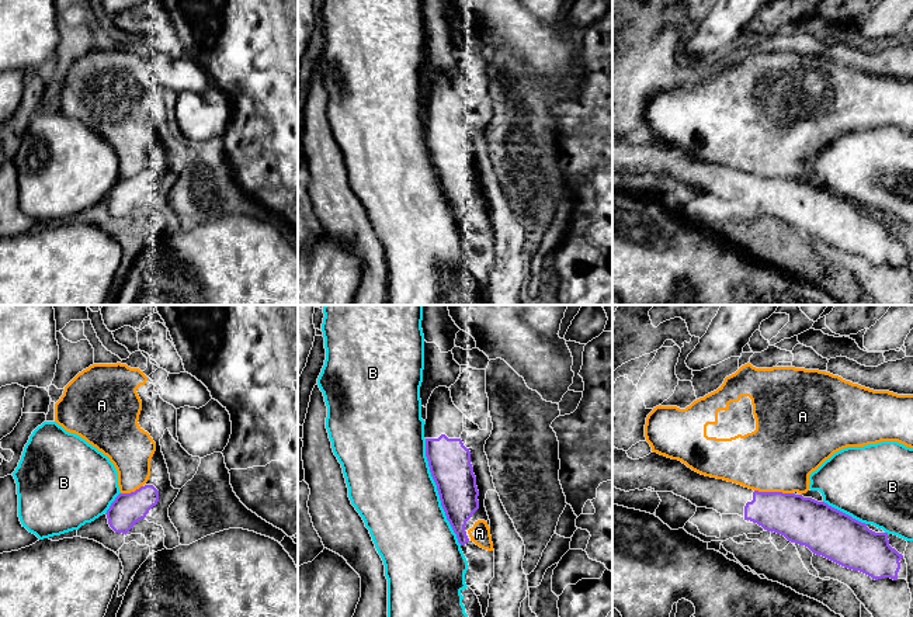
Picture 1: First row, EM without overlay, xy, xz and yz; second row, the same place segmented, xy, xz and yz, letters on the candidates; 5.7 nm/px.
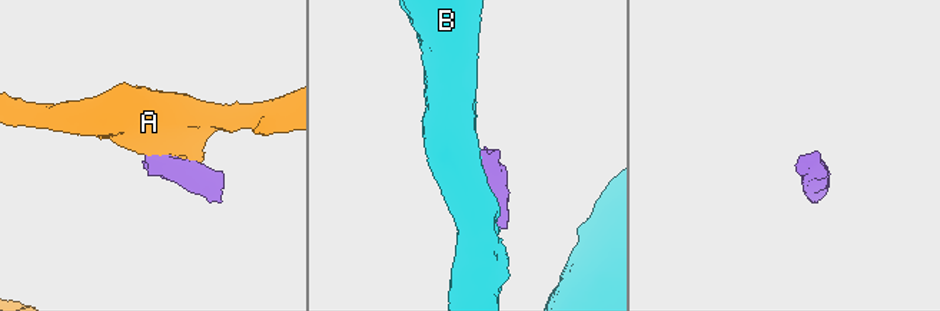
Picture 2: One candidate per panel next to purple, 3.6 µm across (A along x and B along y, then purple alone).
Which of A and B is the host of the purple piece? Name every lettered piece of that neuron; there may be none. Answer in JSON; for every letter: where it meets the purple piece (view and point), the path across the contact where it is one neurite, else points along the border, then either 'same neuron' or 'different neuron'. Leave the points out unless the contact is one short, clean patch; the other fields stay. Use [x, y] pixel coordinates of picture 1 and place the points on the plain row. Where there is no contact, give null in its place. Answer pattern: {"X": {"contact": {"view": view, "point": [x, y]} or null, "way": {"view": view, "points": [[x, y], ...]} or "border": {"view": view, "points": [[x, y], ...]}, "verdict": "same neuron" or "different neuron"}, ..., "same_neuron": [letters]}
{"A": {"contact": {"view": "yz", "point": [774, 177]}, "verdict": "different neuron"}, "B": {"contact": {"view": "xz", "point": [438, 177]}, "verdict": "different neuron"}, "same_neuron": []}

